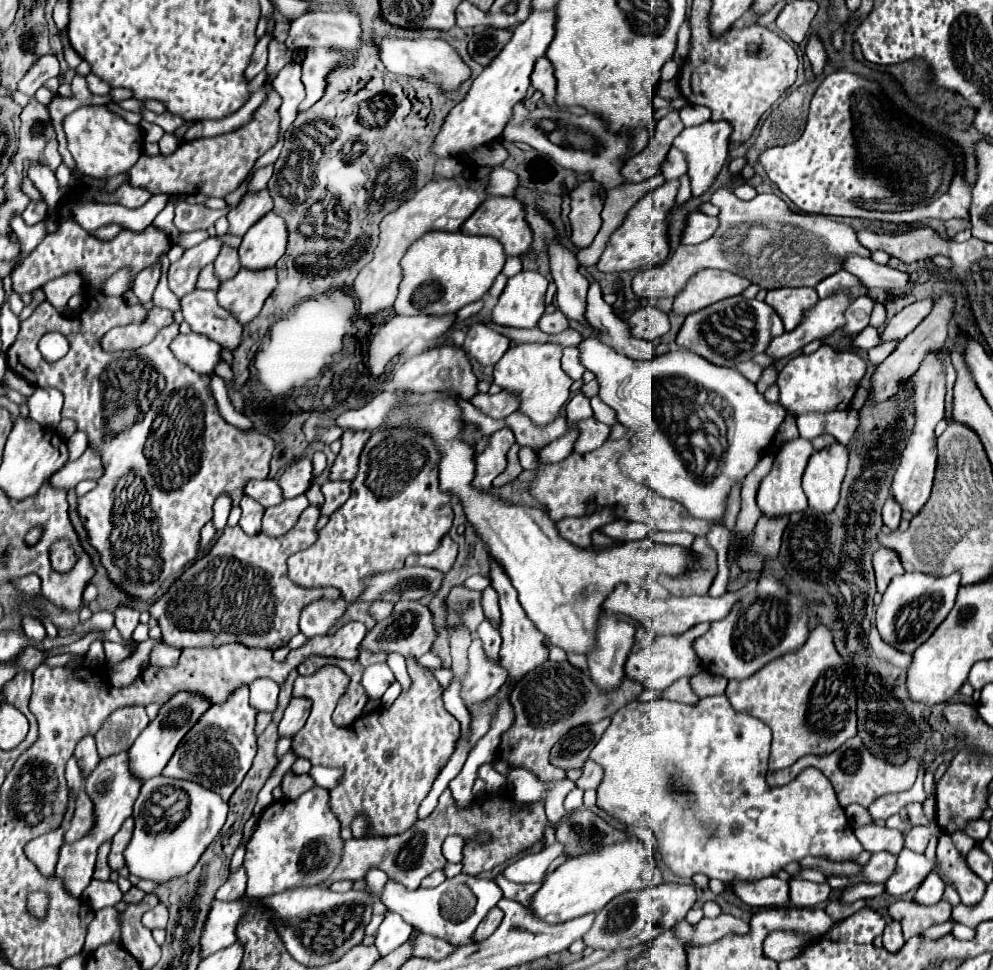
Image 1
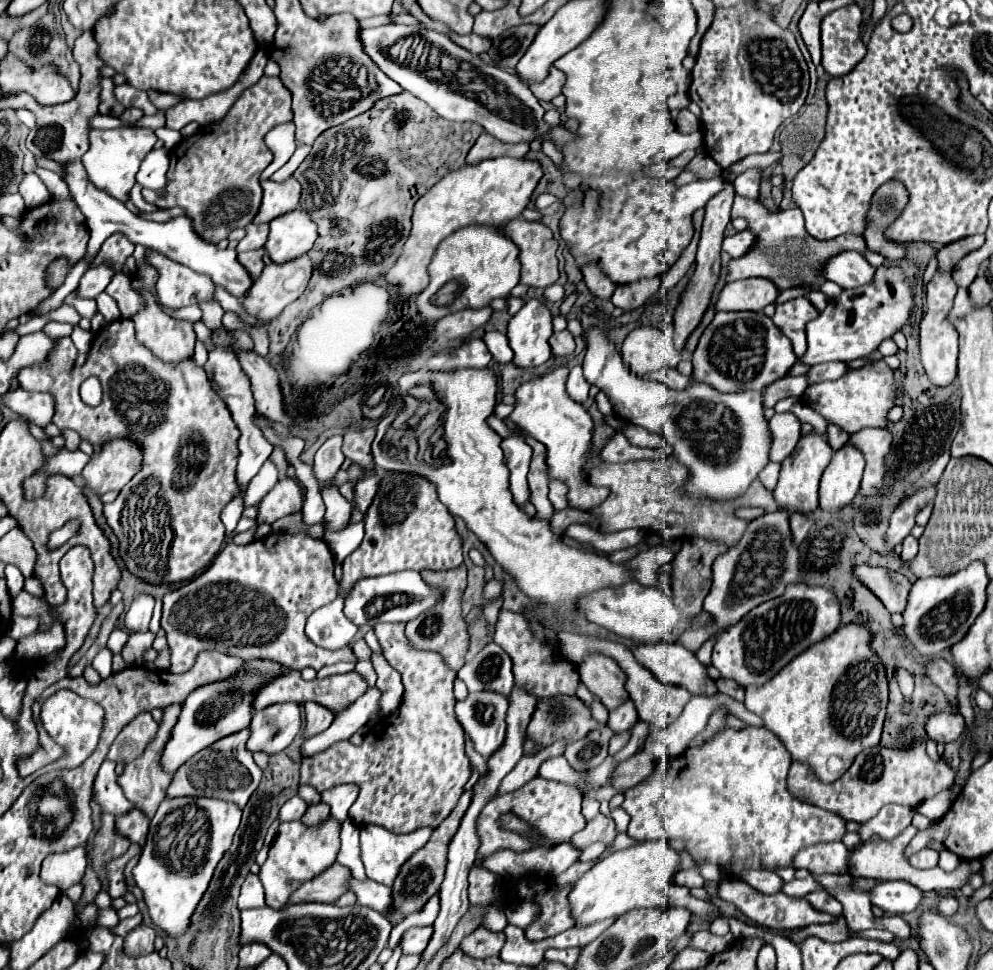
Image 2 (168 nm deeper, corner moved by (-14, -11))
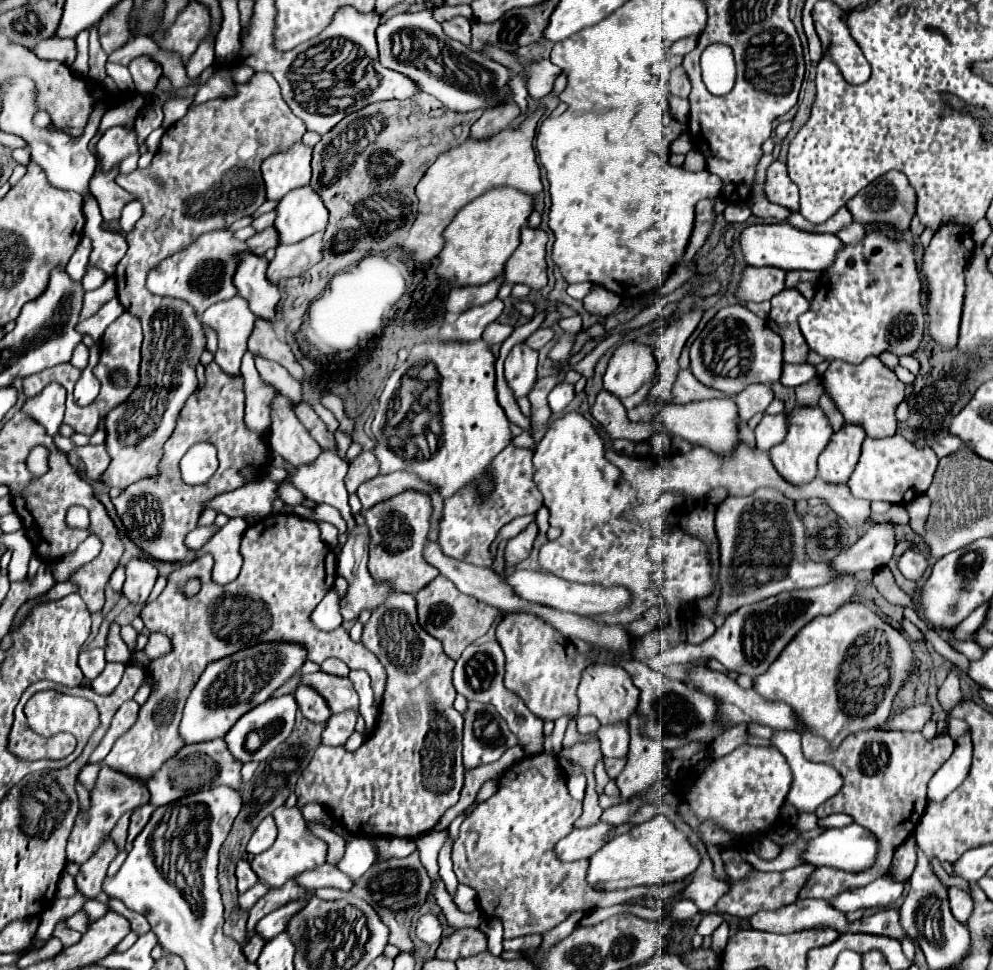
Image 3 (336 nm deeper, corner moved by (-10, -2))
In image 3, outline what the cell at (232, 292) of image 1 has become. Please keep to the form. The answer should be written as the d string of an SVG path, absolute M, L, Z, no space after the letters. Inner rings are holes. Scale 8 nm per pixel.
M323 231L293 243L293 245L279 245L273 261L267 267L267 279L271 283L279 283L281 279L291 279L303 275L309 267L321 261L321 237Z

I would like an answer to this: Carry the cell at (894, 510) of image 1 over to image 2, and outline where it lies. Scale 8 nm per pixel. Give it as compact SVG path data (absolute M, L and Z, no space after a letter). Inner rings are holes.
M911 534L903 540L903 552L901 552L901 556L903 556L903 562L909 562L911 558L915 558L915 554L917 554L917 538L913 538Z

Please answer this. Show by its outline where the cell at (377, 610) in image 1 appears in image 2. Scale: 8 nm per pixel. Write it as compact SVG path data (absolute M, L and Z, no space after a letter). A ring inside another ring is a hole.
M379 624L375 628L375 636L385 652L385 660L401 674L403 678L403 698L399 708L381 718L377 724L369 728L361 746L353 746L351 742L335 744L327 752L307 756L301 764L301 784L313 786L317 792L339 786L339 784L357 784L359 796L355 804L349 808L349 818L357 826L383 826L393 834L409 834L417 828L429 826L437 828L457 806L467 780L471 778L471 762L465 754L465 732L455 716L455 696L453 696L453 680L457 676L451 670L443 656L437 652L425 652L411 646L405 636L405 624Z

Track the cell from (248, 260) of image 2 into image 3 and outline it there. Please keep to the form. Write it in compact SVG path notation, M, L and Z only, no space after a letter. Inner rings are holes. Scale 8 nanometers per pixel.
M269 227L269 229L265 229L265 231L261 231L261 233L253 235L253 237L249 237L245 243L247 243L247 247L249 247L251 253L263 257L267 249L277 247L277 243L279 243L277 241L277 231L275 231L275 227Z

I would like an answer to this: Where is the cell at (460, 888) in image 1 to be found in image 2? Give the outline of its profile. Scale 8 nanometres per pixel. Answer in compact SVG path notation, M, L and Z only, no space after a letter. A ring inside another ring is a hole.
M351 878L347 882L349 892L353 892L357 896L357 904L361 906L369 906L377 912L387 912L391 906L391 888L377 884L373 880L357 880Z

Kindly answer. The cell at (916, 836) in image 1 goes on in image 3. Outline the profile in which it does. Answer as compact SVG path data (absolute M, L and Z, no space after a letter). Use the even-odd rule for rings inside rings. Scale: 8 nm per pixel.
M911 833L907 841L893 855L891 875L897 881L907 881L911 877L911 871L915 869L915 859L917 859L917 843L915 843L915 833Z

